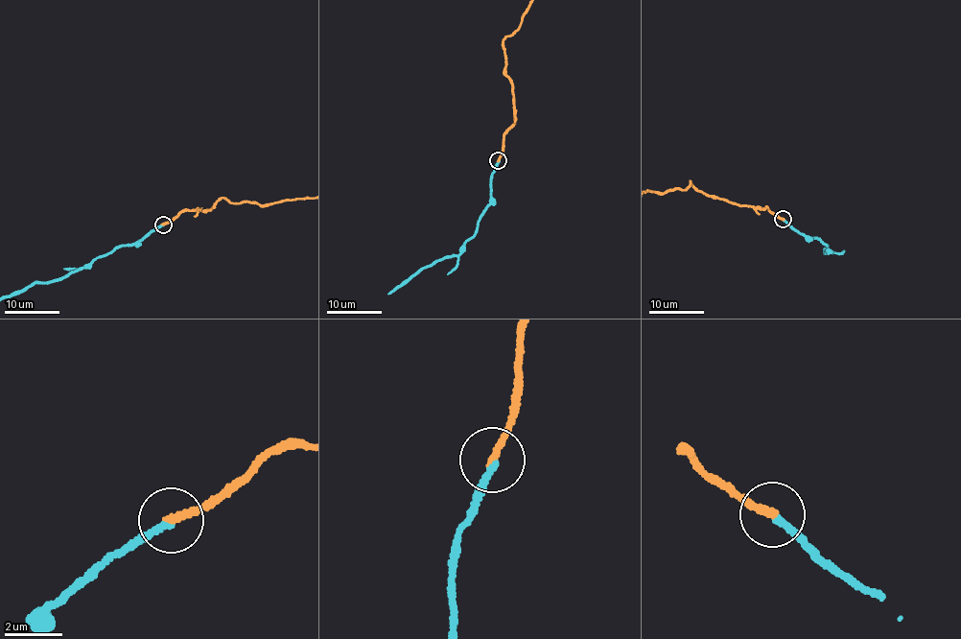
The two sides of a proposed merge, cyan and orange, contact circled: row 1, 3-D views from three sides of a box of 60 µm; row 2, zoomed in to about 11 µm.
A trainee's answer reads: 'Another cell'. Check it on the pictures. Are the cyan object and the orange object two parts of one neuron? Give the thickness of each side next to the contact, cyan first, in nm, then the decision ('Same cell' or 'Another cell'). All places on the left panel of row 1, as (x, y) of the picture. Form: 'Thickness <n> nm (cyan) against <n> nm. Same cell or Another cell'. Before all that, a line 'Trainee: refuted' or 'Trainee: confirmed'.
Trainee: refuted
Thickness 240 nm (cyan) against 240 nm. Same cell

